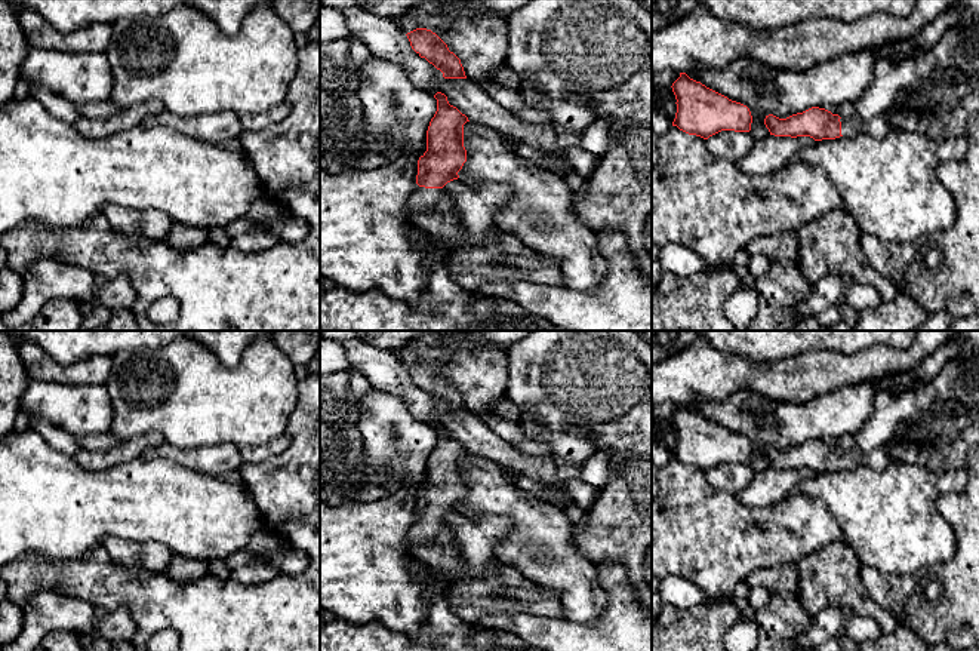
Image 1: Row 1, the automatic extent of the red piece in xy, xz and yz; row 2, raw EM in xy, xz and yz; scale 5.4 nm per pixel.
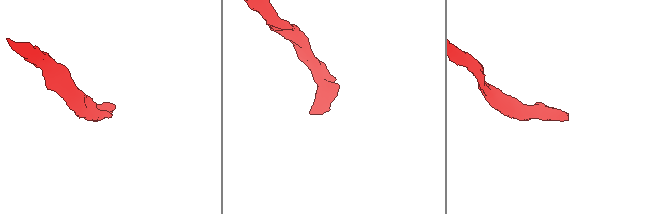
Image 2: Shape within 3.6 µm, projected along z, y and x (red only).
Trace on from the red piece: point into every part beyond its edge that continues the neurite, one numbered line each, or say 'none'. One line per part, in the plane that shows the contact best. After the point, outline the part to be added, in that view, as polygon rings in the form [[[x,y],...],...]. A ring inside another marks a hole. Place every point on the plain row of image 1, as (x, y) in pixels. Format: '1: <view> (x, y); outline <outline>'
1: xz (470, 598); outline [[[419,519],[410,528],[413,552],[421,562],[450,578],[446,598],[450,611],[468,626],[498,612],[523,611],[549,618],[564,618],[555,599],[520,601],[501,593],[502,589],[530,589],[529,581],[512,564],[498,565],[486,574],[467,577],[467,562],[450,541],[441,521]]]

